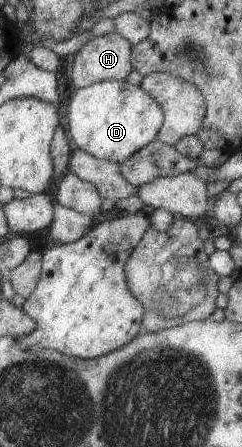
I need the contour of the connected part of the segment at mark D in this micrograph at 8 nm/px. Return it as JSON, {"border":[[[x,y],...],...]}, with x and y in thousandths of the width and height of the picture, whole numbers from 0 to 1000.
{"border":[[[517,179],[405,181],[347,197],[314,197],[277,235],[293,324],[384,351],[479,365],[640,311],[674,268],[674,246],[649,224],[579,190]]]}

